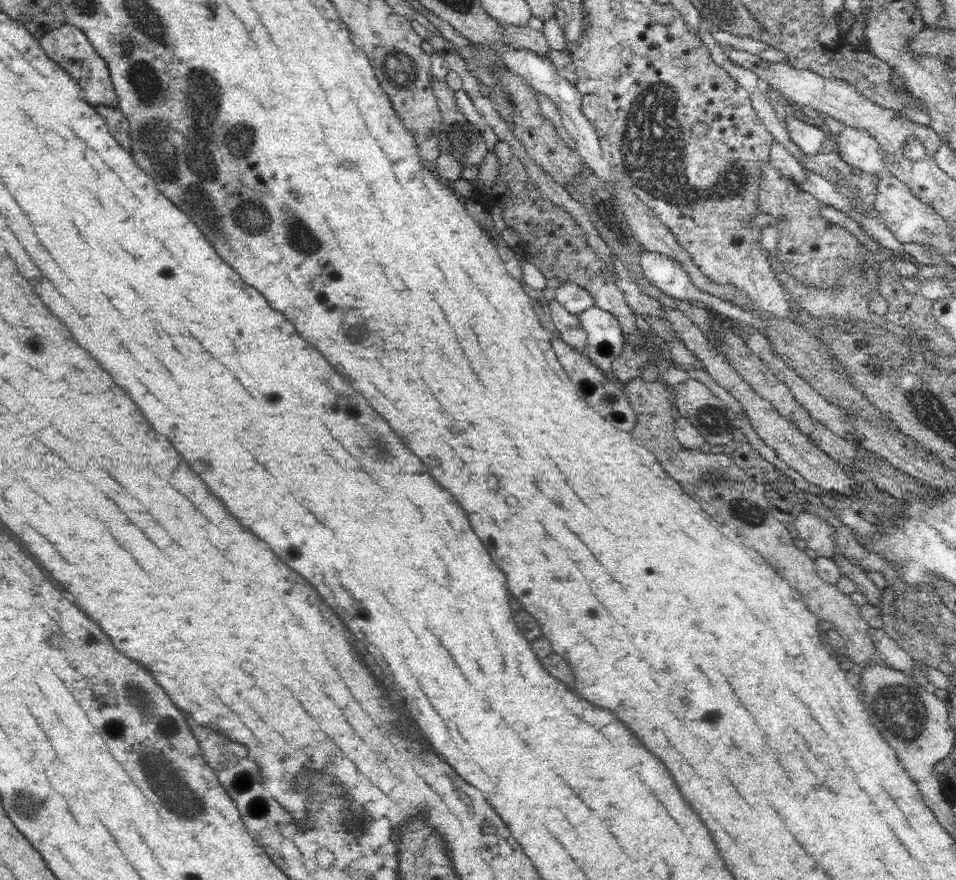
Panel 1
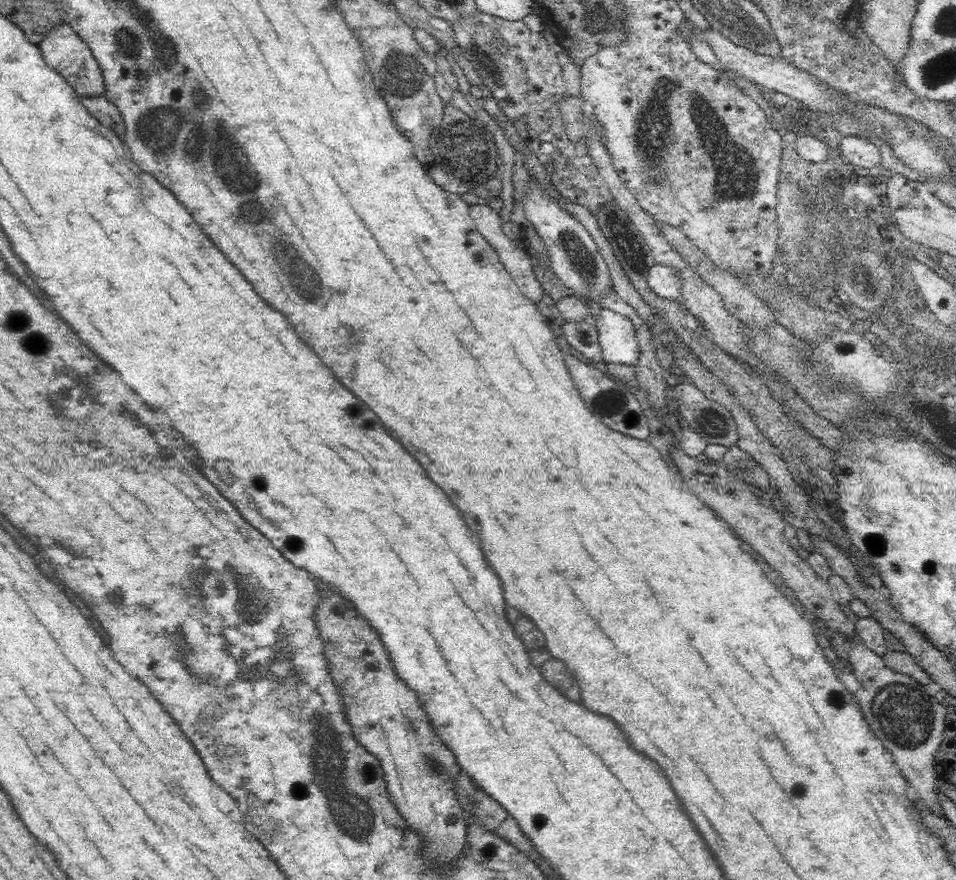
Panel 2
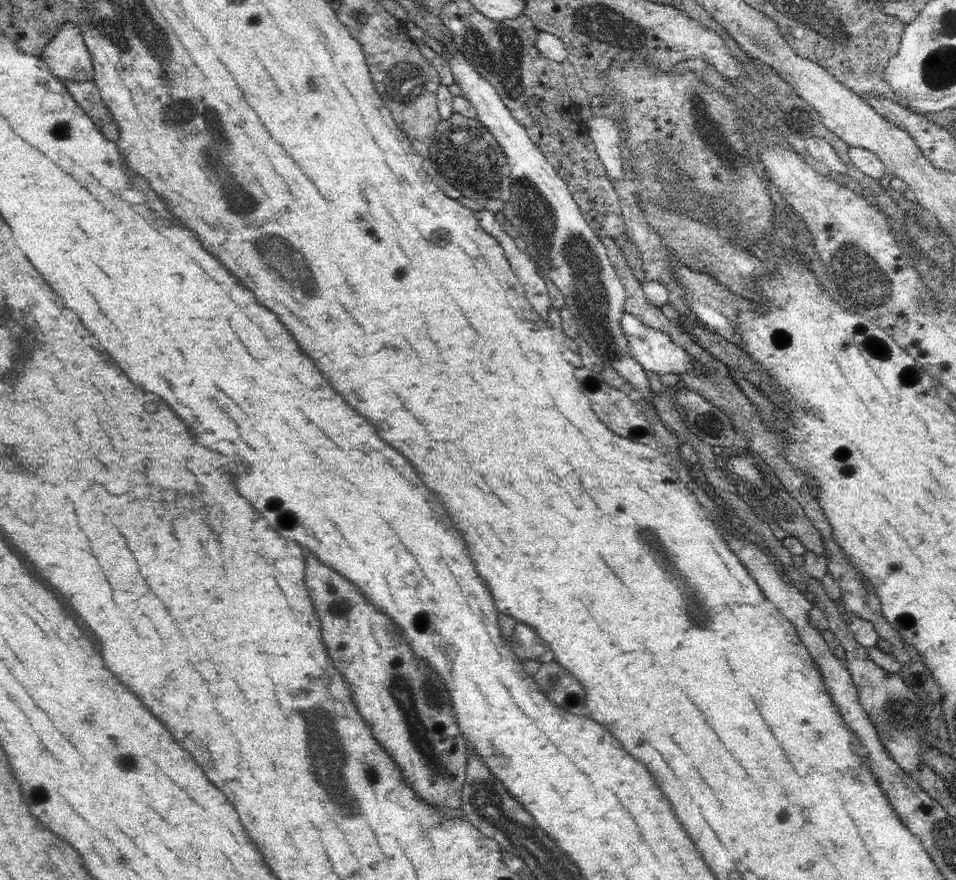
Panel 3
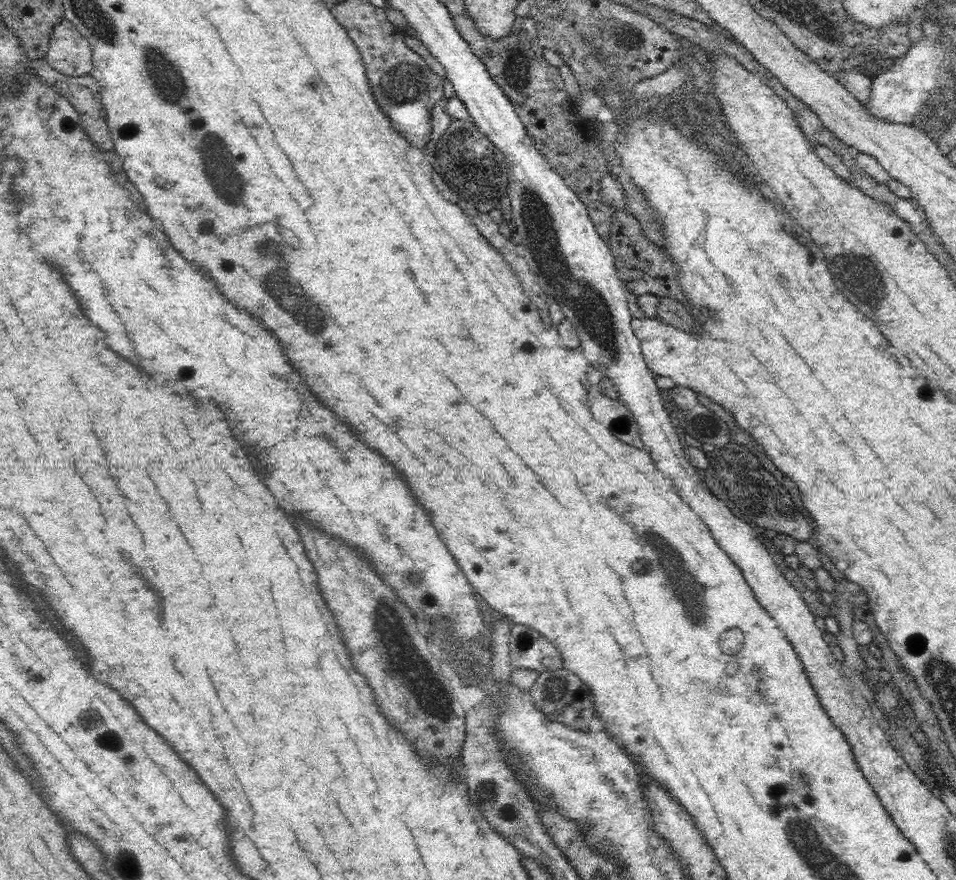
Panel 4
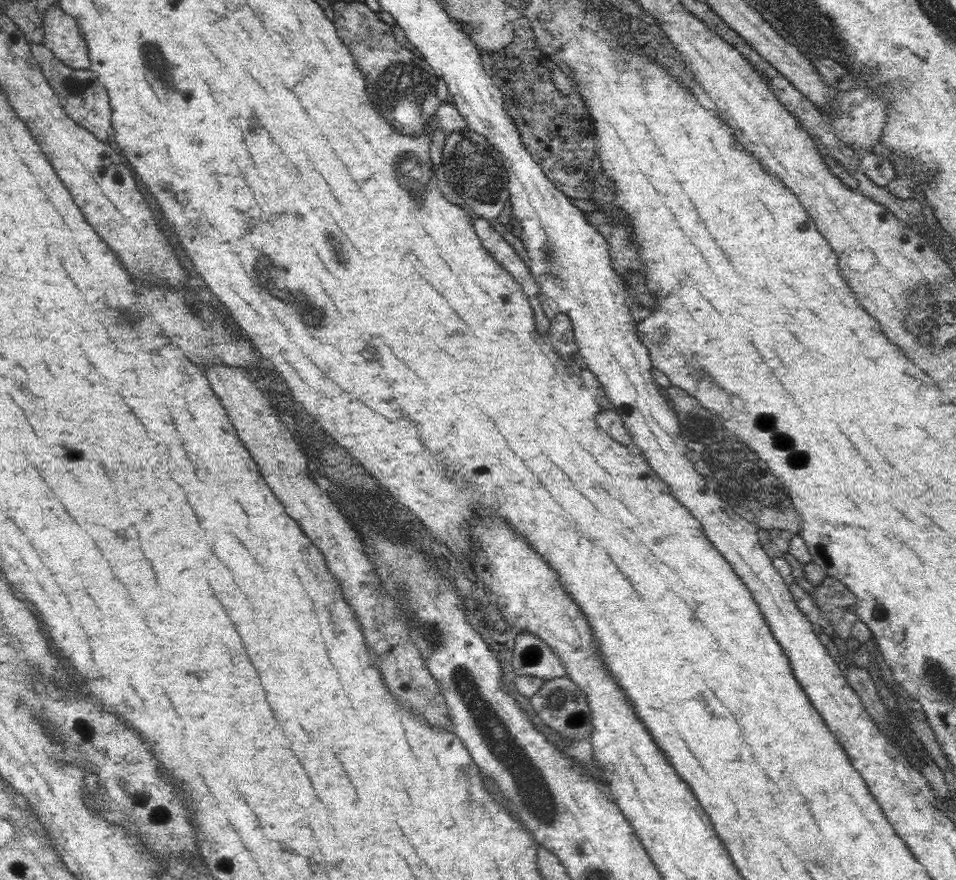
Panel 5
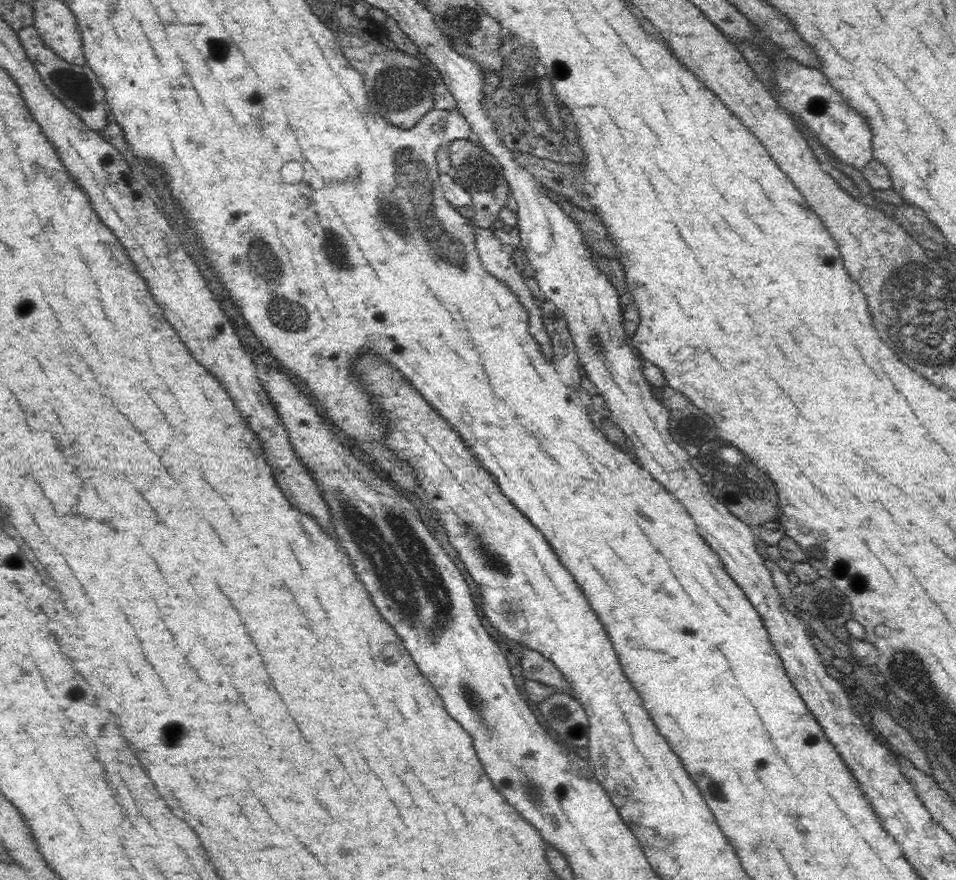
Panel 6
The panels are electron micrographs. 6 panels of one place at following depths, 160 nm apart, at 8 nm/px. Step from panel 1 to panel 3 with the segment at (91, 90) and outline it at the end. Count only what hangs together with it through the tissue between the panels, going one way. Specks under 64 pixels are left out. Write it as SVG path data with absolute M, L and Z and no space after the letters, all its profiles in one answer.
M66 21L46 43L41 57L55 77L84 82L93 80L92 57L81 35L80 27Z

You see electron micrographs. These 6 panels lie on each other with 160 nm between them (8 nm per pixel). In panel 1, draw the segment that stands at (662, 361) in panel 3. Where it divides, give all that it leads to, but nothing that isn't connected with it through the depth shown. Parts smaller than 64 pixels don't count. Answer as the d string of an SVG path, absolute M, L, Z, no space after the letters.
M598 306L583 311L577 317L587 336L584 353L606 376L614 379L611 364L620 356L625 342L620 322L611 311L601 310Z

